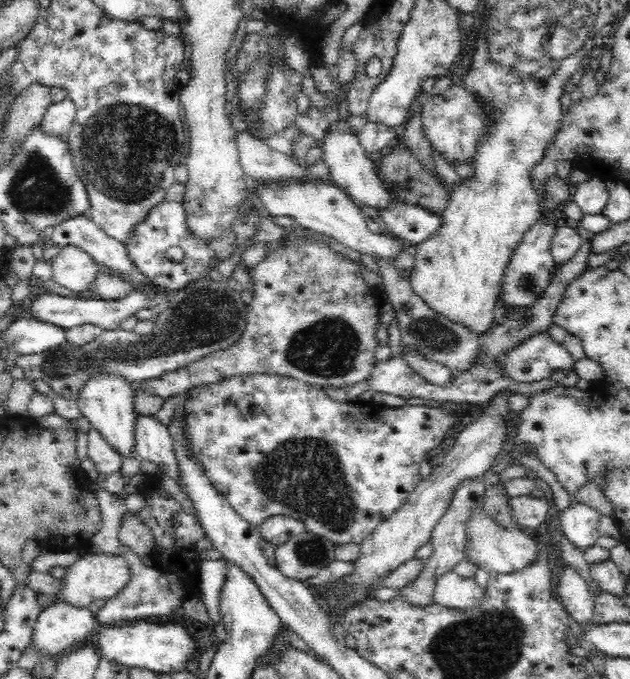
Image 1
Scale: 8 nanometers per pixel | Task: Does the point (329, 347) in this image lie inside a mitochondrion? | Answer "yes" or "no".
yes

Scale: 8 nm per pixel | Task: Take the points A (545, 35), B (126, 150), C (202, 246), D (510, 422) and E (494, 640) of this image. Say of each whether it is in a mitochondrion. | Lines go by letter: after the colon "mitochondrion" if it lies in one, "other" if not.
A: mitochondrion
B: mitochondrion
C: other
D: other
E: mitochondrion

